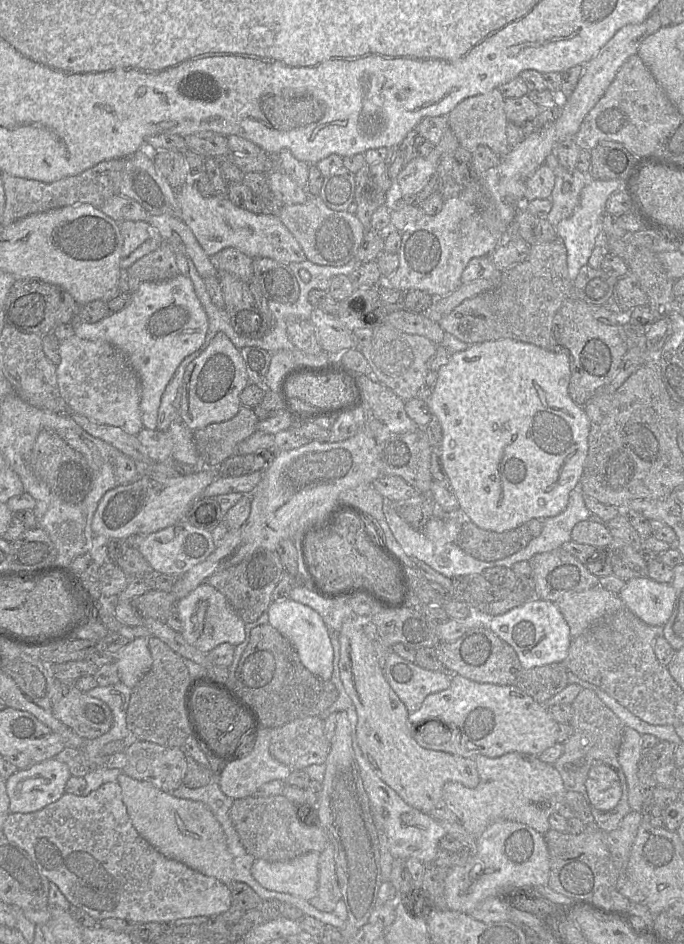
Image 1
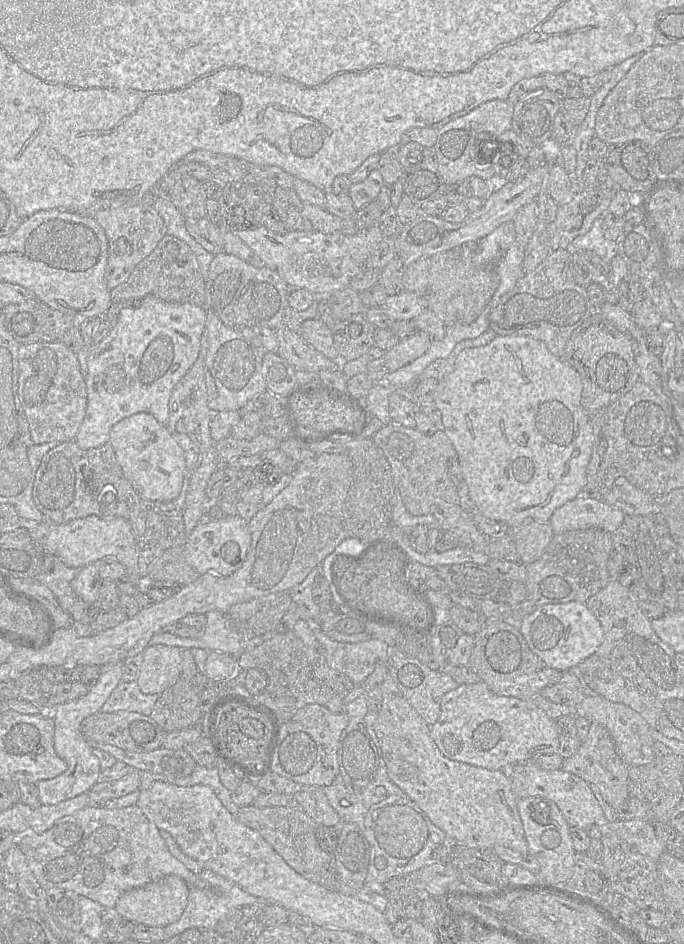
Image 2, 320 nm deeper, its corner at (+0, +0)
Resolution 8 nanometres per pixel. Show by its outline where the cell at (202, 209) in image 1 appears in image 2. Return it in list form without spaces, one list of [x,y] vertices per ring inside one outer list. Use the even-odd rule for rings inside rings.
[[[256,225],[253,229],[234,232],[258,258],[264,267],[277,273],[288,286],[302,288],[314,295],[329,295],[350,286],[352,278],[357,275],[363,266],[354,262],[350,254],[341,246],[338,235],[329,235],[322,232],[289,230],[284,234],[274,233],[264,226]]]

